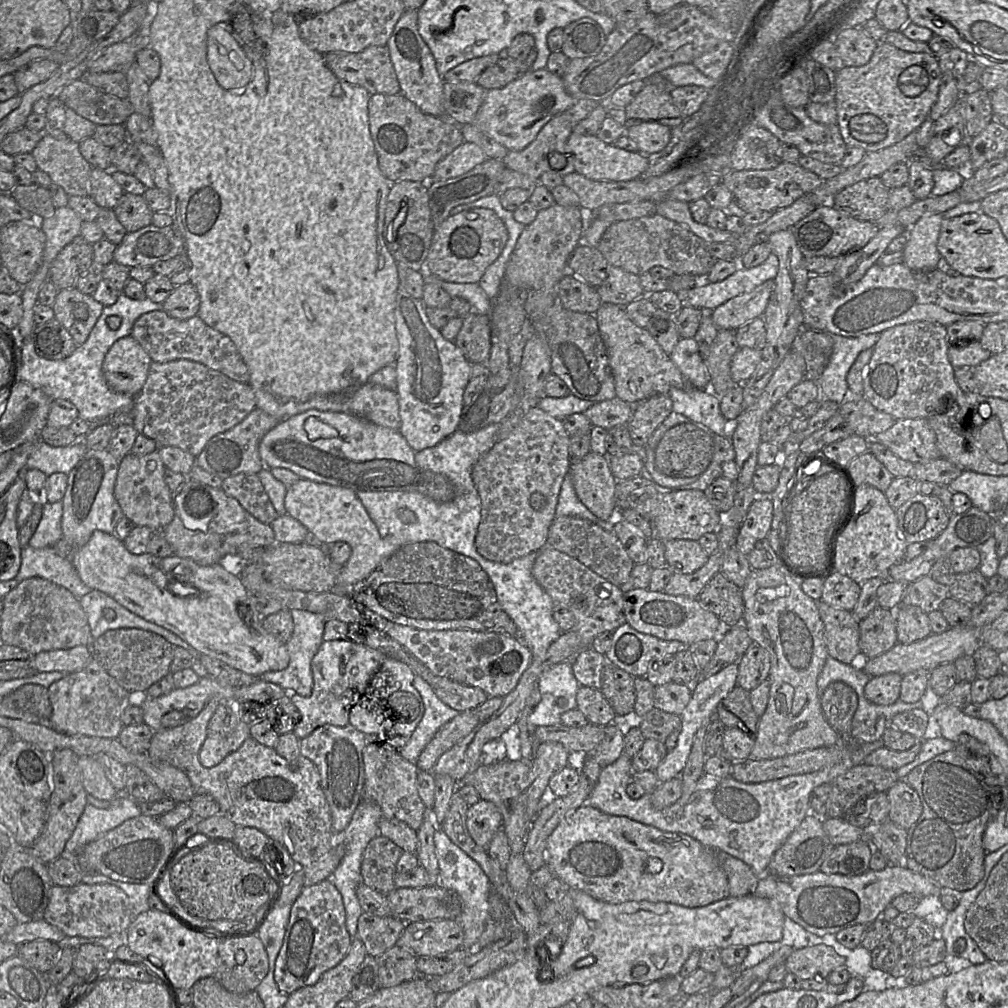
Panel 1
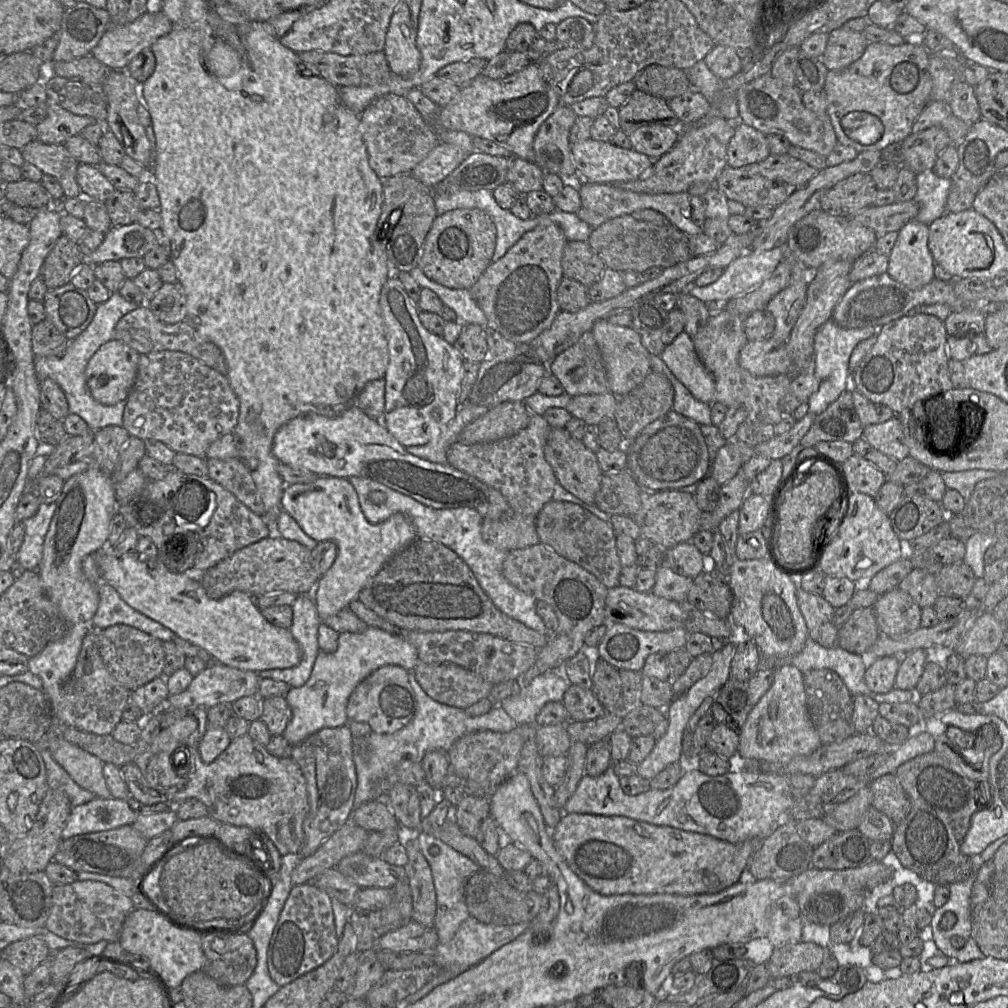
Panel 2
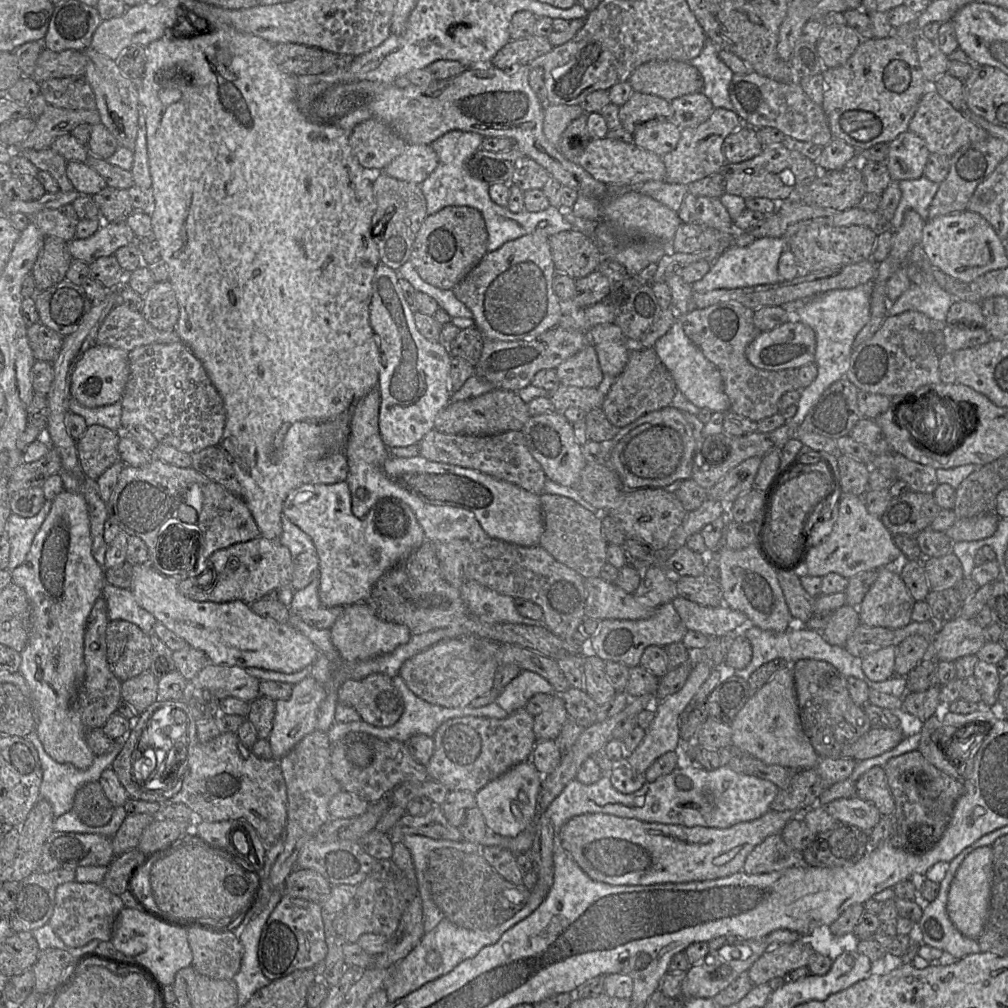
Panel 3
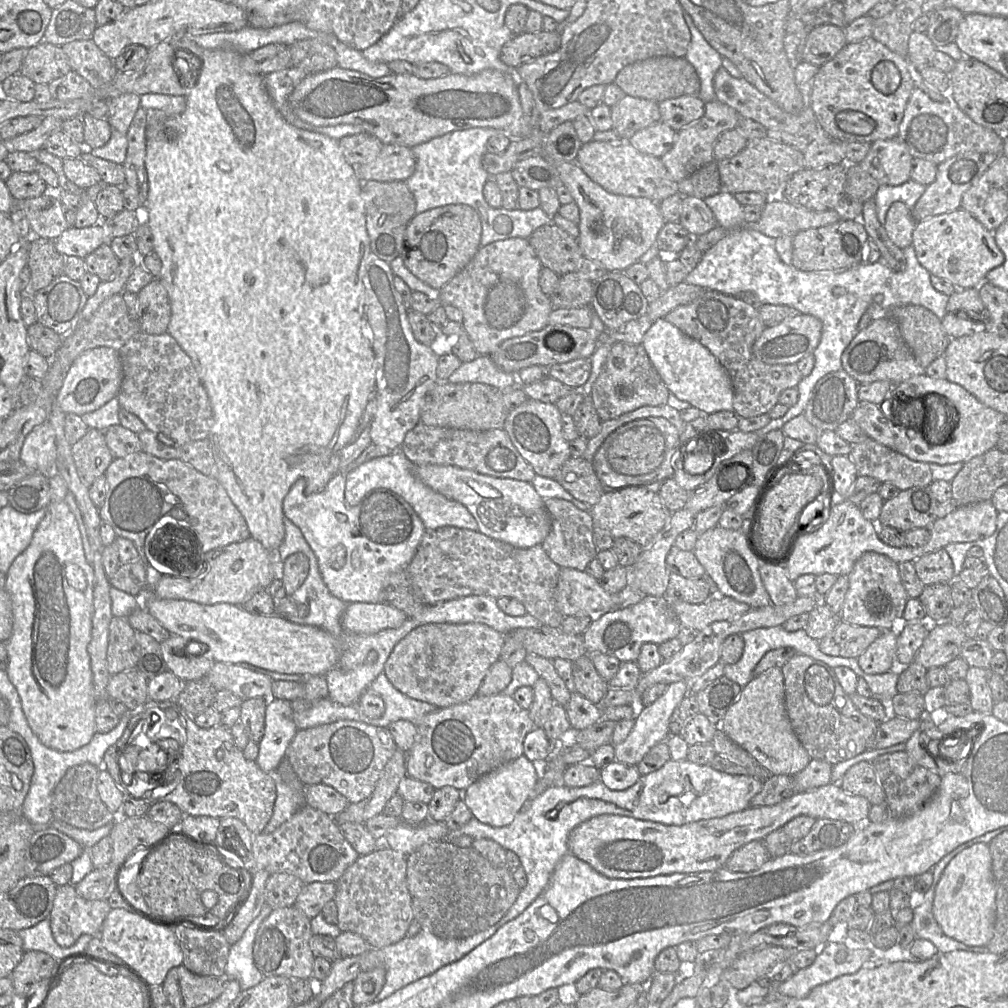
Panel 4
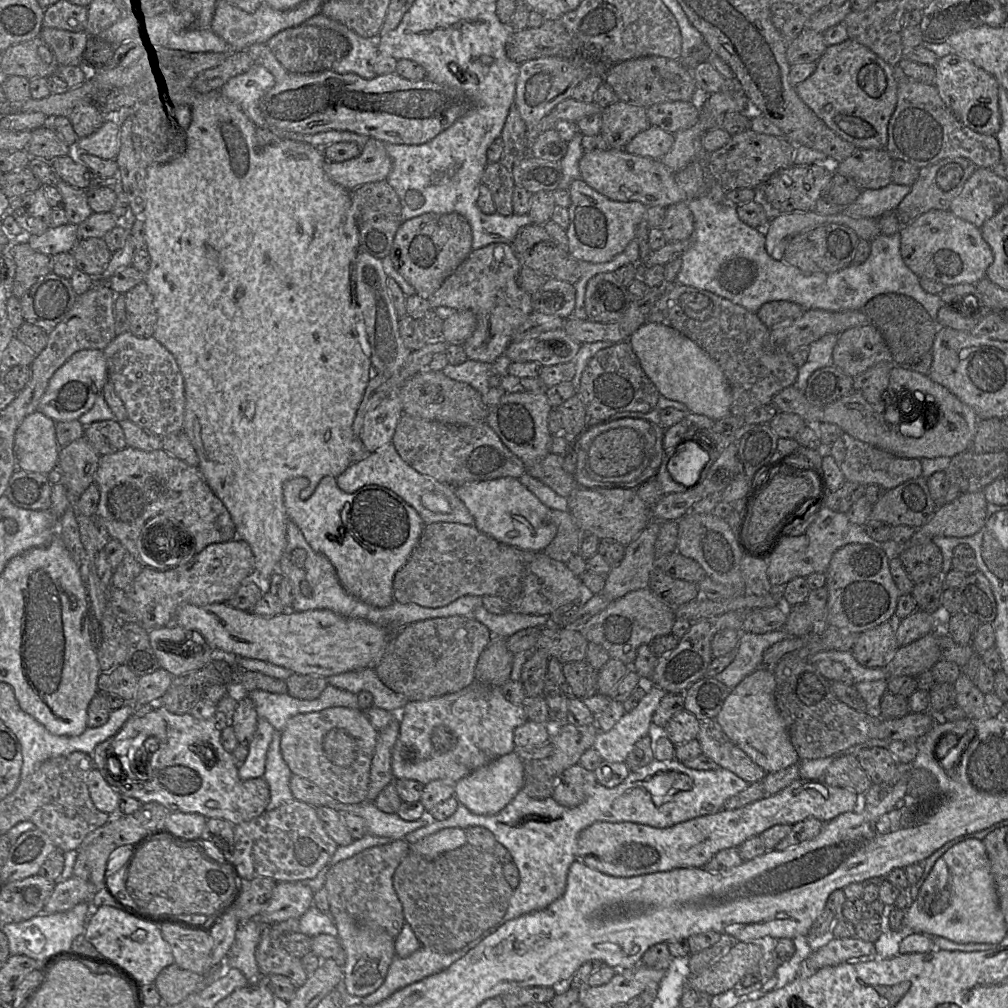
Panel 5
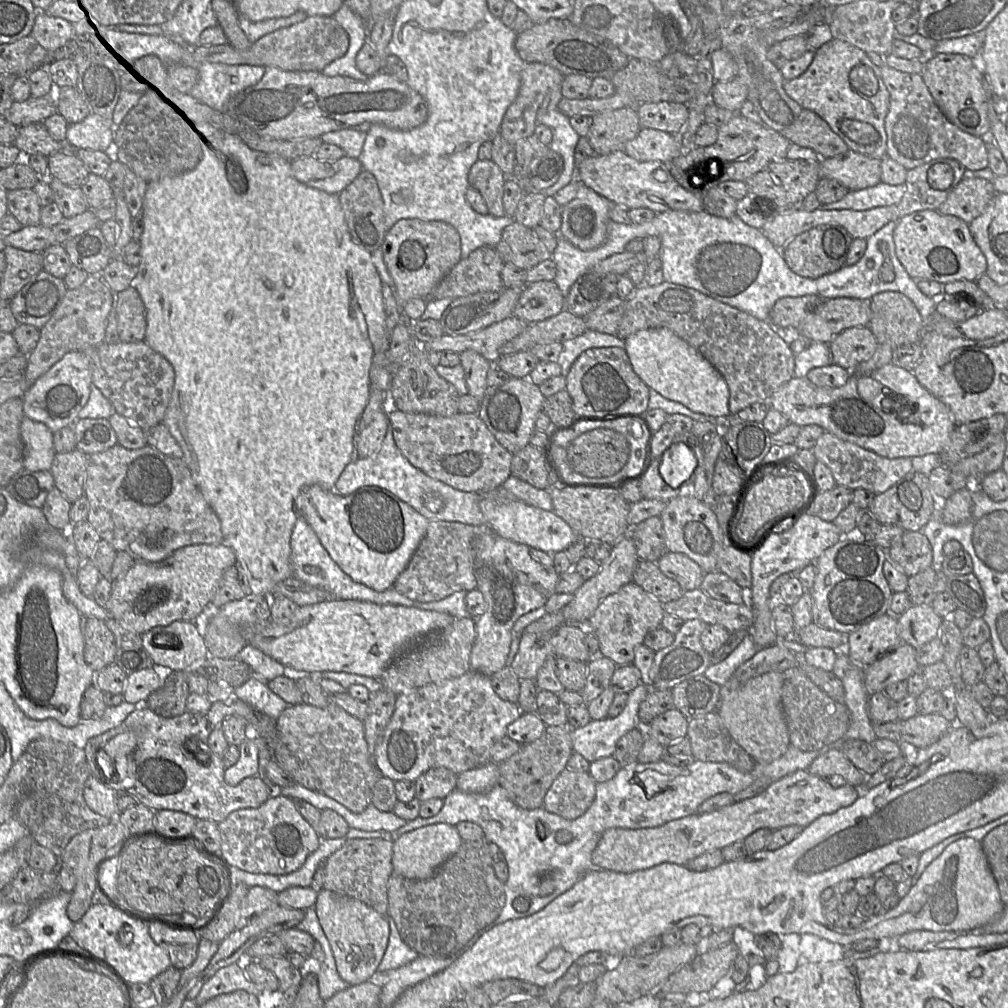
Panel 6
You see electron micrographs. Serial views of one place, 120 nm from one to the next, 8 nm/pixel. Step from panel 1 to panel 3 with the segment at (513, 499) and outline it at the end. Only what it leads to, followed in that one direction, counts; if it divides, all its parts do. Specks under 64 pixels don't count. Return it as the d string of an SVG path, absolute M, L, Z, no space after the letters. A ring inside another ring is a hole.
M430 430L418 443L419 456L434 462L469 468L493 478L513 483L541 496L547 480L541 465L530 453L522 431L489 436L453 435Z

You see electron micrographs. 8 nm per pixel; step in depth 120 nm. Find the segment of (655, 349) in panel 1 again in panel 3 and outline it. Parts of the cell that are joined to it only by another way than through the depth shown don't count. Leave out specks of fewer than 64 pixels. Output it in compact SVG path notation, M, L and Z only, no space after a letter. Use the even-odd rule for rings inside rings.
M616 324L594 326L588 332L603 375L616 379L624 370L629 356L628 340Z

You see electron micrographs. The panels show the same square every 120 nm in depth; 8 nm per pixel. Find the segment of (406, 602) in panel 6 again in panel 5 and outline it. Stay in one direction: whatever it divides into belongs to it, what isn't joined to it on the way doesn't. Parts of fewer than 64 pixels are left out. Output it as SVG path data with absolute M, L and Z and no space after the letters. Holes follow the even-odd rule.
M290 521L287 524L287 545L280 559L278 571L283 576L288 577L292 584L293 601L291 611L293 612L326 609L347 618L368 621L369 617L378 615L379 611L387 610L387 607L377 608L350 595L342 587L332 563L324 555L315 552L305 540L298 526ZM295 549L303 549L306 552L306 559L303 567L296 567L291 561L291 554ZM304 580L308 581L312 588L312 594L308 597L304 596L300 590L300 583Z

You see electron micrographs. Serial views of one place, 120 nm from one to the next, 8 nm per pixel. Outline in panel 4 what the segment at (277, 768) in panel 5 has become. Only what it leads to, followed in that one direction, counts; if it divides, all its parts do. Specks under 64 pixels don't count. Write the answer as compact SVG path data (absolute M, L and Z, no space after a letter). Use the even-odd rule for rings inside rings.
M277 770L274 773L276 784L276 800L271 819L267 823L264 833L271 833L281 824L288 821L291 816L305 806L304 795L294 792L278 775Z

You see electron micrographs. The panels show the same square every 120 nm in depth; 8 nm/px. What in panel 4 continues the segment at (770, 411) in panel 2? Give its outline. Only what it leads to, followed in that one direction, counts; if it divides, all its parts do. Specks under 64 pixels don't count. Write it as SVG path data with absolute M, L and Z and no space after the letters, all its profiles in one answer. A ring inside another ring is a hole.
M705 290L689 304L666 314L664 319L706 347L726 369L733 387L733 411L739 417L768 414L778 403L781 392L797 387L802 379L796 364L769 365L754 356L753 345L766 326L753 303L715 290Z

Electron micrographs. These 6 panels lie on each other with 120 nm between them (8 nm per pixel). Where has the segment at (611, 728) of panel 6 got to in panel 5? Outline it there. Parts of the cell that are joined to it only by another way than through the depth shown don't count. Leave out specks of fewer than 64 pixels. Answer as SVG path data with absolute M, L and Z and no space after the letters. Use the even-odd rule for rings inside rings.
M647 683L647 693L632 711L624 716L608 732L600 732L593 748L604 761L625 762L634 744L642 737L654 734L652 716L661 699L668 692Z

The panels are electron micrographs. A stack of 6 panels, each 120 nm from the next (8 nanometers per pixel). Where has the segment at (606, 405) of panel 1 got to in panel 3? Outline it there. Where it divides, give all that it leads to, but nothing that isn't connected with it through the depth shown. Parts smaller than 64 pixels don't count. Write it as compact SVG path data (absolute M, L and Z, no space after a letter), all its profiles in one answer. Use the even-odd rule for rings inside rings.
M561 384L548 393L548 399L555 407L555 411L560 414L570 407L579 408L584 412L601 408L606 396L597 388L580 388Z

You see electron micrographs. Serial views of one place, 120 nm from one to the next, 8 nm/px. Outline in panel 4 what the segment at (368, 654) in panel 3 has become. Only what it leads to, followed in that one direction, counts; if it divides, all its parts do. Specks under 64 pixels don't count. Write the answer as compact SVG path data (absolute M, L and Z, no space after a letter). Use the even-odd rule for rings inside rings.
M353 602L346 605L342 627L353 634L371 635L384 629L400 627L406 614L388 603Z

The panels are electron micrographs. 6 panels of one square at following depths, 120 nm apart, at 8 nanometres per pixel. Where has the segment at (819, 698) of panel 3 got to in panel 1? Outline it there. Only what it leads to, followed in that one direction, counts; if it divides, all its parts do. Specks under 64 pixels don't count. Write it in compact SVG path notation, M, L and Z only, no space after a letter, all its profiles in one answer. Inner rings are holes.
M832 682L820 695L820 706L829 726L840 736L850 737L848 733L857 709L854 690L843 682Z

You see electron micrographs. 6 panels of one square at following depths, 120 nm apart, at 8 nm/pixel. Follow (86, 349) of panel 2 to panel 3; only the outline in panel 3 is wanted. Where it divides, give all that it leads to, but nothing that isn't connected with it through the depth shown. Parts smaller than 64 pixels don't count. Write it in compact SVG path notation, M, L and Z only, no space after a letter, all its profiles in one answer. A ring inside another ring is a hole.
M71 397L69 401L69 412L82 416L87 426L102 425L113 431L122 431L121 400L105 406L86 407Z

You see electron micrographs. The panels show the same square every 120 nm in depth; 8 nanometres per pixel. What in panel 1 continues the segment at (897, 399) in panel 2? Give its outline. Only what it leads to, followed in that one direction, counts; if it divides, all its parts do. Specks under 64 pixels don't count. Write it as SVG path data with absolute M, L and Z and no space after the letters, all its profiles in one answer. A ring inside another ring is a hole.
M917 321L884 330L865 371L864 397L896 420L938 414L955 416L965 392L955 380L954 368L948 359L949 347L947 327L938 323Z

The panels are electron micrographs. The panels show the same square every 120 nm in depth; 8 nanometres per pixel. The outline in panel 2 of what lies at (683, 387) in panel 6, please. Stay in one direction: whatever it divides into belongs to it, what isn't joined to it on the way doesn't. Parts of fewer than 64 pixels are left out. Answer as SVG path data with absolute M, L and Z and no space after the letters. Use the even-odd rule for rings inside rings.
M685 331L666 345L660 357L697 400L707 404L716 401L715 382L699 359L691 336Z

